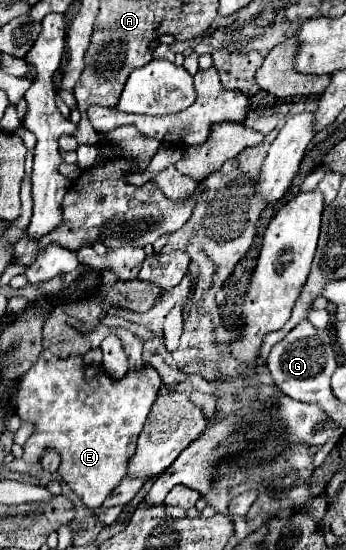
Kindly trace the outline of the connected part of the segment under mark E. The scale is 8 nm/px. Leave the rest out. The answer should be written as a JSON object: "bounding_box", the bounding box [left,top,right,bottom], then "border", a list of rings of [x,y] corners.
{"bounding_box":[17,354,161,510],"border":[[[41,354],[33,368],[21,376],[19,392],[17,392],[17,414],[21,420],[29,420],[35,424],[35,432],[25,442],[25,462],[39,462],[47,448],[55,448],[61,454],[59,474],[73,488],[77,496],[87,504],[87,508],[97,510],[103,506],[105,498],[113,492],[113,488],[125,478],[125,462],[135,452],[137,436],[145,424],[149,408],[157,398],[161,386],[159,374],[151,366],[143,366],[139,370],[129,370],[121,380],[113,380],[105,374],[101,366],[85,366],[81,356],[69,356],[65,360],[55,354]]]}

